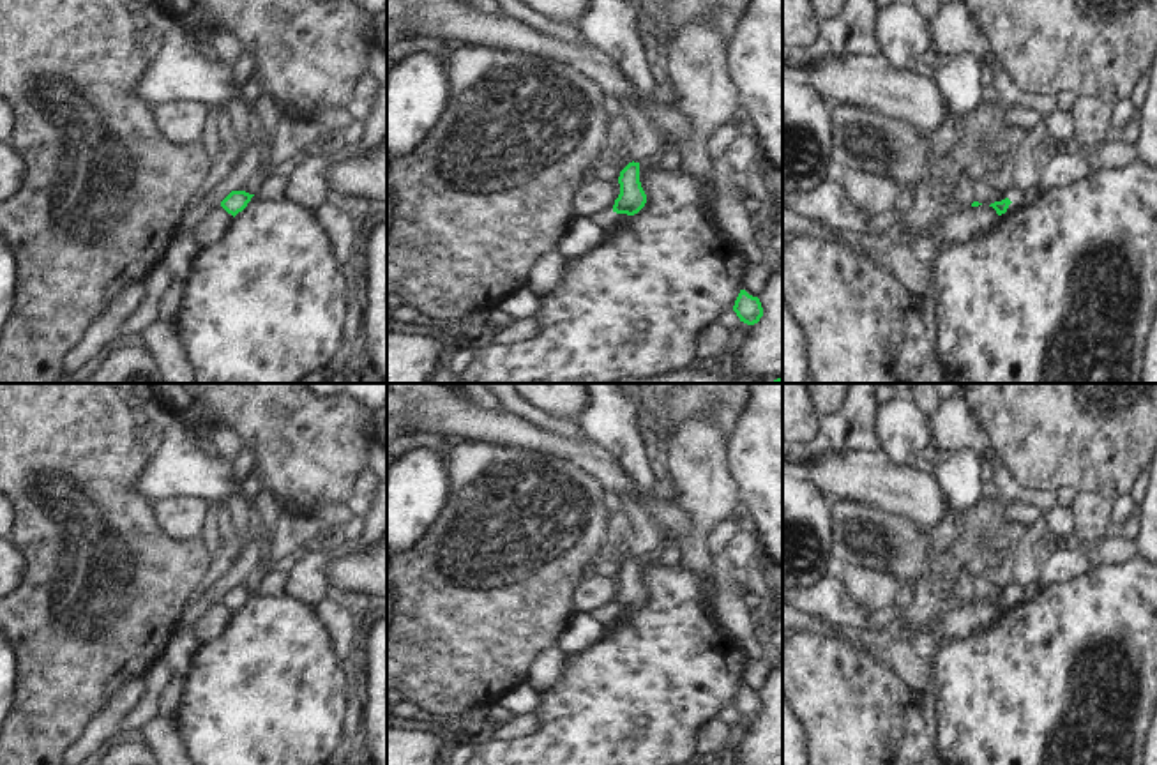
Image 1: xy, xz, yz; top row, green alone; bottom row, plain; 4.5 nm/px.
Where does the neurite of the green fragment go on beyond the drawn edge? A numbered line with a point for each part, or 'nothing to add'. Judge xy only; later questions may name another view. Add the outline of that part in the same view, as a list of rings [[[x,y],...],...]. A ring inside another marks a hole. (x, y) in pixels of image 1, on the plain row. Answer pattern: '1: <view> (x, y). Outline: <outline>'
nothing to add.

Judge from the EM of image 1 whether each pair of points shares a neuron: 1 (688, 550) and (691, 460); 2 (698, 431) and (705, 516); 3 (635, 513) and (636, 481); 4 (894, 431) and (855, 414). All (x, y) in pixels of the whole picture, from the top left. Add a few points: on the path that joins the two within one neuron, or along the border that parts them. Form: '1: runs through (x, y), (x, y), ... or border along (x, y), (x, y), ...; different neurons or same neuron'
1: runs through (696, 527), (696, 483); same neuron
2: runs through (698, 453), (698, 474), (705, 495); same neuron
3: border along (631, 493), (636, 500); different neurons
4: border along (877, 405), (875, 437), (880, 447); different neurons

